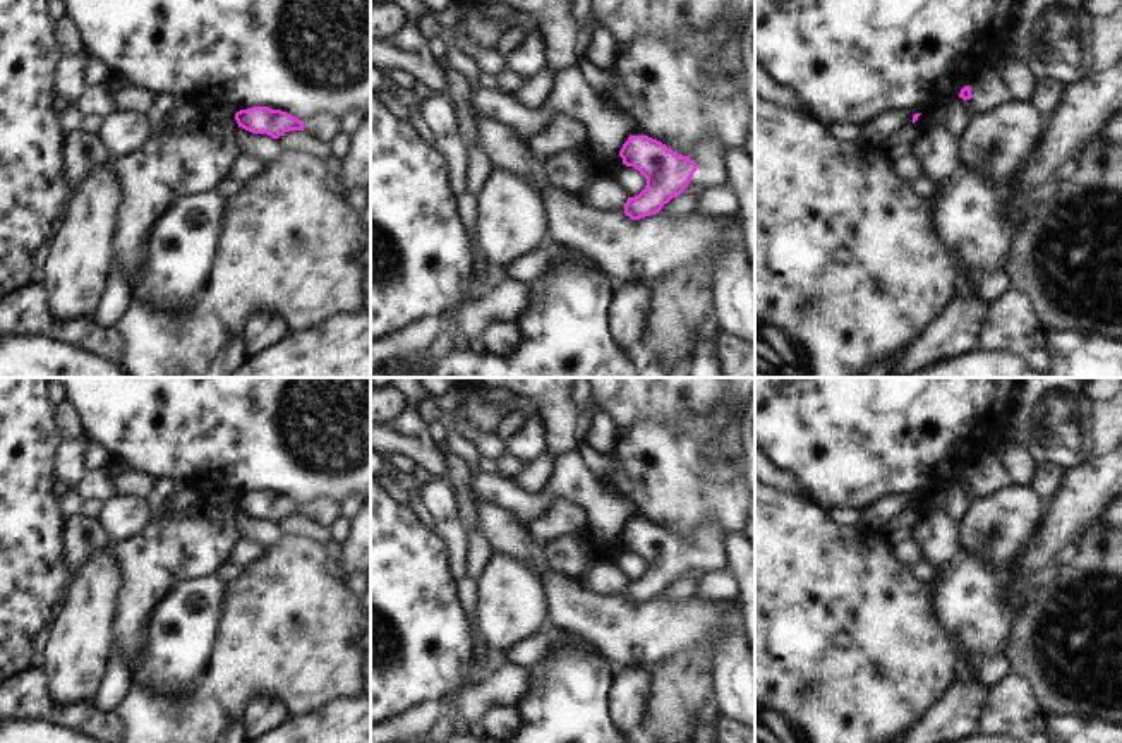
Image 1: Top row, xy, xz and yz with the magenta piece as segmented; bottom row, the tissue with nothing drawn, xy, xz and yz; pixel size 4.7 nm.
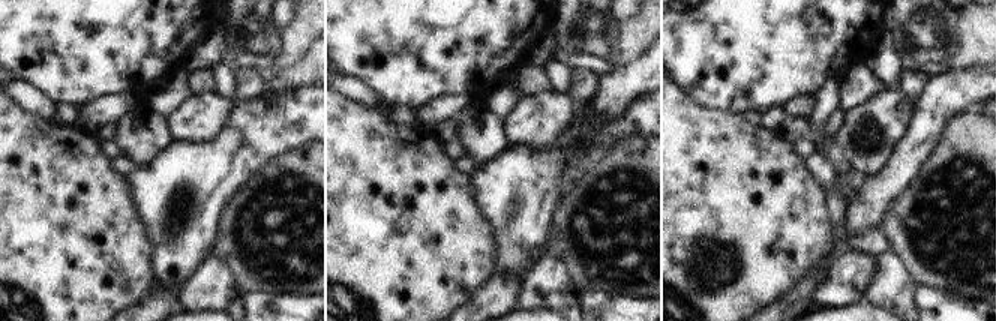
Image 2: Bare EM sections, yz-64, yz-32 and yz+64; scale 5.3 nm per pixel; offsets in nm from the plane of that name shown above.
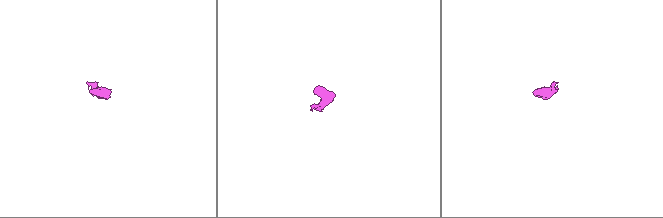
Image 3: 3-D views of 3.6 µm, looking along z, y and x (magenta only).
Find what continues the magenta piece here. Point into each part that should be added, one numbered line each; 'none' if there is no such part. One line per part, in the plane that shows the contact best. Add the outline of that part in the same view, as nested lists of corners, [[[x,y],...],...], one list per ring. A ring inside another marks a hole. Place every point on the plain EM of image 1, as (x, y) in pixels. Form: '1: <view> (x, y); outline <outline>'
1: yz (989, 476); outline [[[985,453],[969,470],[973,482],[966,484],[971,503],[1010,486],[1010,477],[993,453]]]

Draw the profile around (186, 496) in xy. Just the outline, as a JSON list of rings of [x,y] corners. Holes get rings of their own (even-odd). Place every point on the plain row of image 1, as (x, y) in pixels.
[[[192,484],[177,486],[175,492],[168,498],[165,518],[177,518],[204,499],[206,492],[201,487]]]

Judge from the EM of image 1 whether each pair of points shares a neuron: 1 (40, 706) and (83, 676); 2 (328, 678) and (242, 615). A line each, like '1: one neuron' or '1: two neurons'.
1: two neurons
2: one neuron

